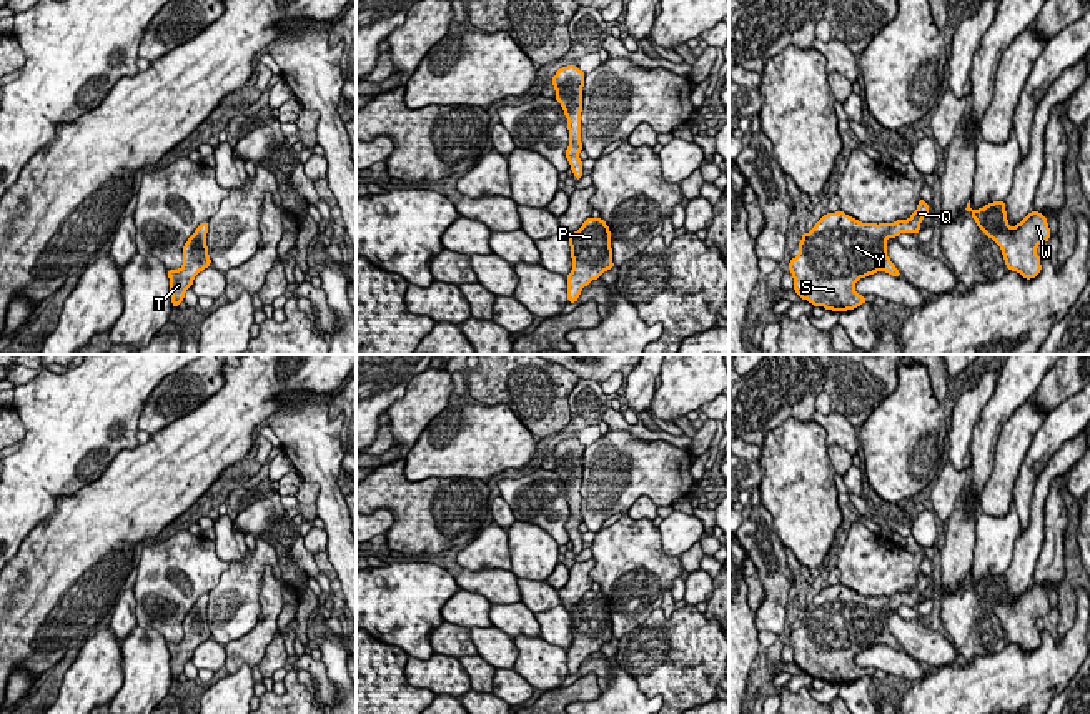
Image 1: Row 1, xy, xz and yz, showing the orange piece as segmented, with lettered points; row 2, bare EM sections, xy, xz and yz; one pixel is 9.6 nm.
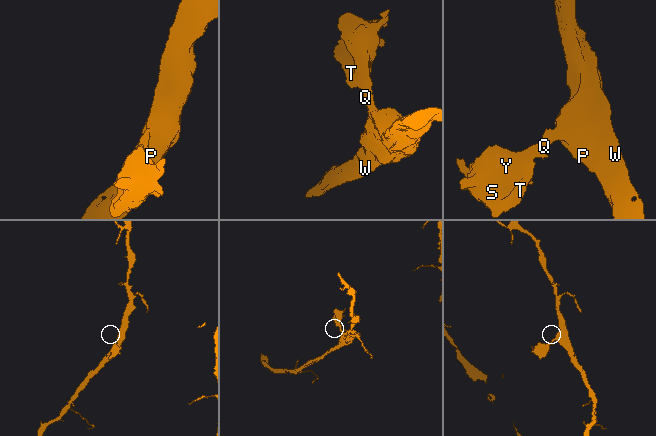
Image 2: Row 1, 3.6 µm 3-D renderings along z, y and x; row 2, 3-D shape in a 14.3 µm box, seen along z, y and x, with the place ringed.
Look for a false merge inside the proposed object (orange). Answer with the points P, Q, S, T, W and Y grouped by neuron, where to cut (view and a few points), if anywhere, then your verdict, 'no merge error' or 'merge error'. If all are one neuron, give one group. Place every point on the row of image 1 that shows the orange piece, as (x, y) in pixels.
P Q S T W Y | no cut | no merge error

